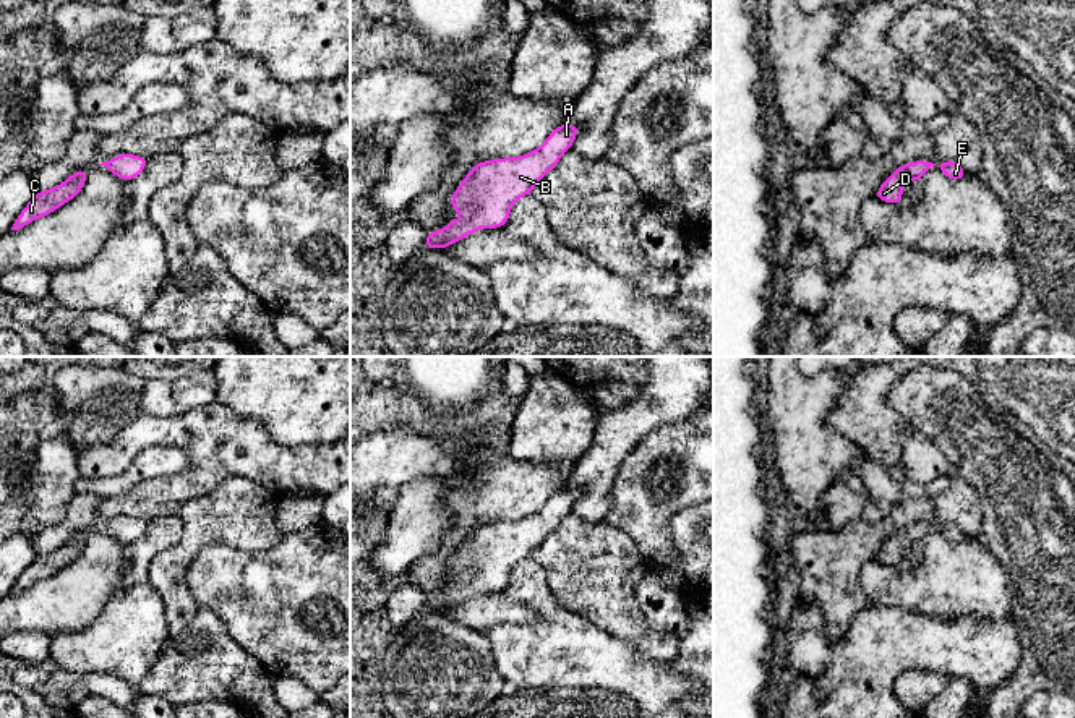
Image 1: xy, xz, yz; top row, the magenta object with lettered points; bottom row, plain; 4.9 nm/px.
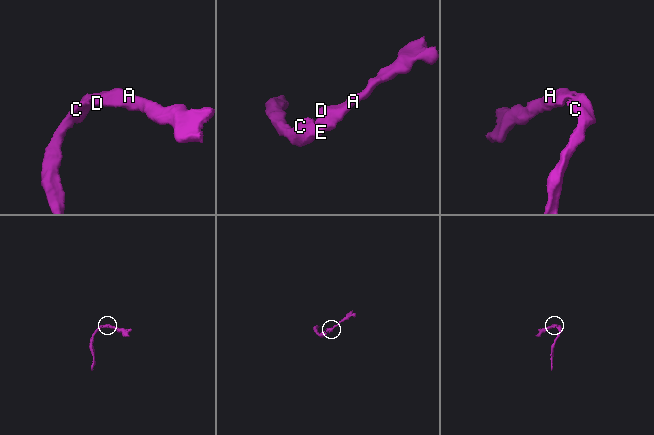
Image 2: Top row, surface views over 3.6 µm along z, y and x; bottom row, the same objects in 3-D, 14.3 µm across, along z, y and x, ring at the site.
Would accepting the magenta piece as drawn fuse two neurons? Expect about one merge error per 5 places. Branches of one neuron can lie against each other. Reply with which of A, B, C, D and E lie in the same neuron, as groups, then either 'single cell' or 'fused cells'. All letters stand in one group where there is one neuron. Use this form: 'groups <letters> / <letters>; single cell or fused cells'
groups A B C D E; single cell

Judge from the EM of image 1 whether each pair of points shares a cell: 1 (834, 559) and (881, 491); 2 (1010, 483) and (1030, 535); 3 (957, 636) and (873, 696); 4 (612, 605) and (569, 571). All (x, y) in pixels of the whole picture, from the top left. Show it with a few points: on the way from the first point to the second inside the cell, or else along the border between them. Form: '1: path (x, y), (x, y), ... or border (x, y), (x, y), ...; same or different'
1: path (852, 548), (879, 521), (882, 509); same
2: path (1023, 496), (1030, 508), (1030, 522); same
3: path (934, 644), (915, 644), (886, 673); same
4: path (599, 605), (592, 603), (573, 584); same

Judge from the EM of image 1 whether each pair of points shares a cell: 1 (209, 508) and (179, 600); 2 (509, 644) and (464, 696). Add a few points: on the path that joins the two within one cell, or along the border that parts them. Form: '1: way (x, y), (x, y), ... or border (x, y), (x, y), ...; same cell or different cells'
1: way (198, 530), (192, 543), (172, 563), (172, 577); same cell
2: border (482, 632), (488, 642), (495, 668), (505, 681); different cells

